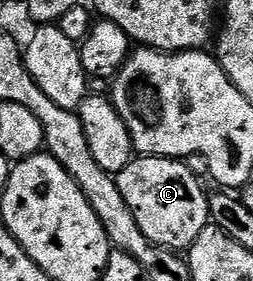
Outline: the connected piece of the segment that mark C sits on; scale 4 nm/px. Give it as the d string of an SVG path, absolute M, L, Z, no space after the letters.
M136 155L115 181L133 218L137 218L137 226L141 226L141 234L151 244L168 250L187 250L197 234L207 228L211 219L209 192L203 189L204 181L191 173L182 159Z

